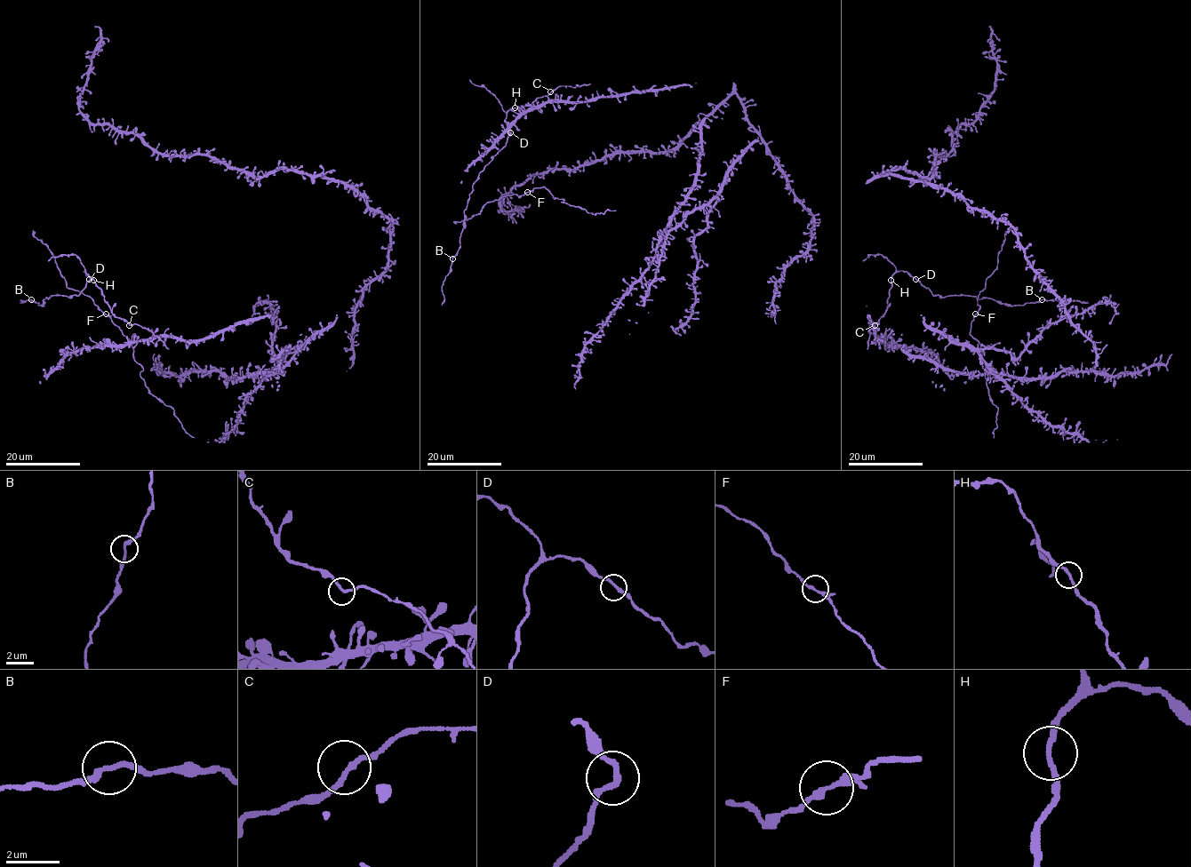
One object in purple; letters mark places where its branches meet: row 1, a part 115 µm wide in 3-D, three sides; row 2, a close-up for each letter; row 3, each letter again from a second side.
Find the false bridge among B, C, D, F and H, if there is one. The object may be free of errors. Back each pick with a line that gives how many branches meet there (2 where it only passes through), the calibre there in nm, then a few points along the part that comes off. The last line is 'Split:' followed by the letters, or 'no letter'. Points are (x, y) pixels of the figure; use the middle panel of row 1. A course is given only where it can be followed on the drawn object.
Split: no letter

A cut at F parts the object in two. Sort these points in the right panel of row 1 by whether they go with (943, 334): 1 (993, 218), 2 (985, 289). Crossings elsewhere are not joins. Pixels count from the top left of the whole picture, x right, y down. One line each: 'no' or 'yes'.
1: yes
2: no

